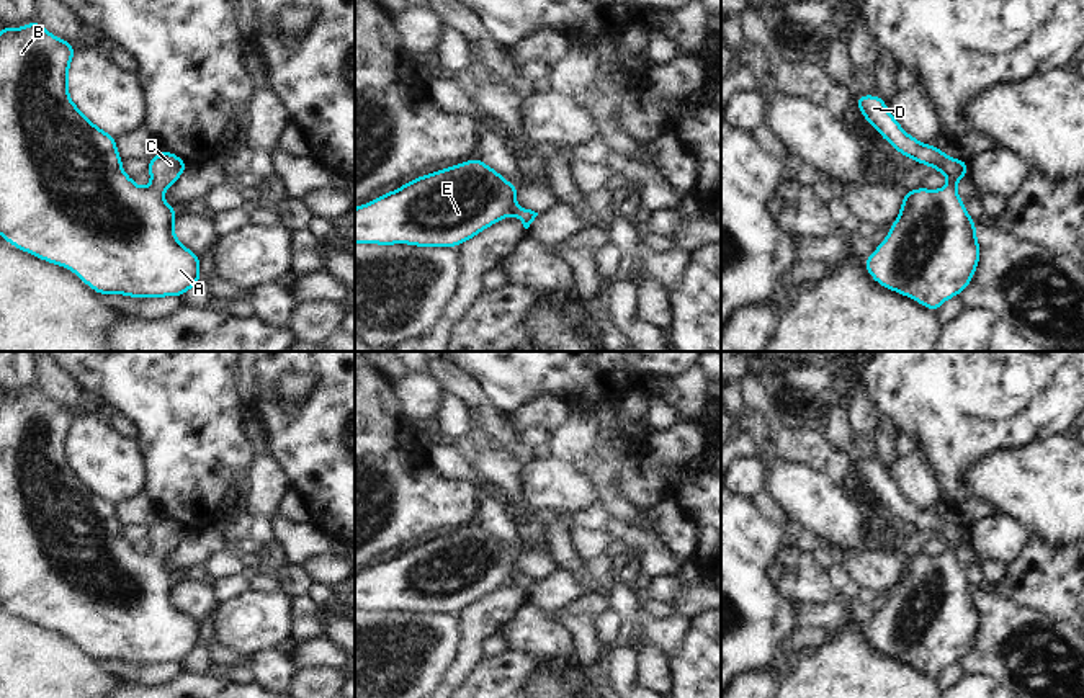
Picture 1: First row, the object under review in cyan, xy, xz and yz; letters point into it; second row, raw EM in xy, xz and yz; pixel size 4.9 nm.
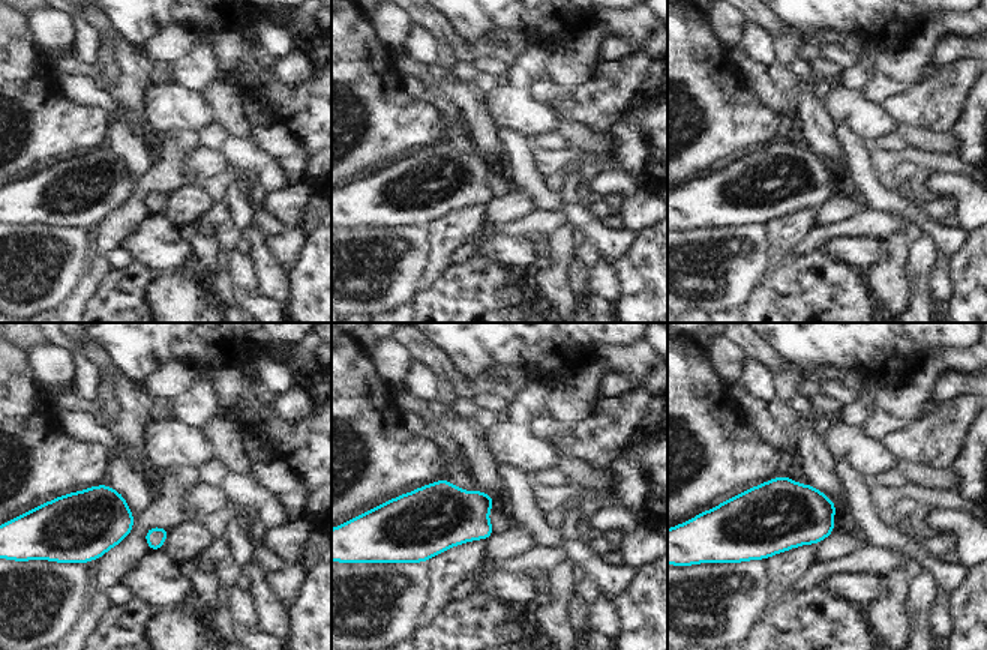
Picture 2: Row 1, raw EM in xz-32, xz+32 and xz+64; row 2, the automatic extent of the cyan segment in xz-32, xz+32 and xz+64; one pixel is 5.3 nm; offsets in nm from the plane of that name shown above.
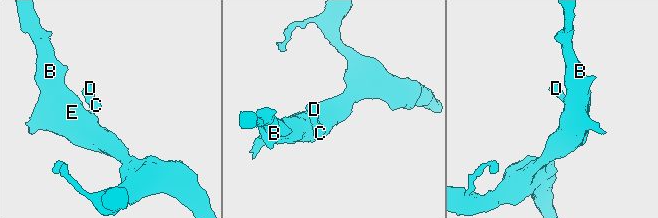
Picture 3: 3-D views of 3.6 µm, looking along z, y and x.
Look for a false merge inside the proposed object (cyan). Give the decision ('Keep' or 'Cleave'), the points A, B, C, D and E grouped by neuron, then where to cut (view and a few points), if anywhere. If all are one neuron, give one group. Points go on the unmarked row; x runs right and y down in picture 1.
Keep. Groups: A B C D E. No split.

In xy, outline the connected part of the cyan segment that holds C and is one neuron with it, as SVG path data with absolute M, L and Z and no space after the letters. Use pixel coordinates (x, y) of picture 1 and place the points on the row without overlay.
M38 386L21 394L0 394L0 603L21 618L28 618L51 631L60 631L77 641L96 660L123 660L128 664L181 664L195 654L199 641L201 624L186 615L175 602L173 590L180 575L170 574L163 559L185 539L188 530L170 517L160 517L147 526L150 553L142 554L123 536L123 525L116 505L93 490L69 463L69 433L75 422L72 409L51 400Z

